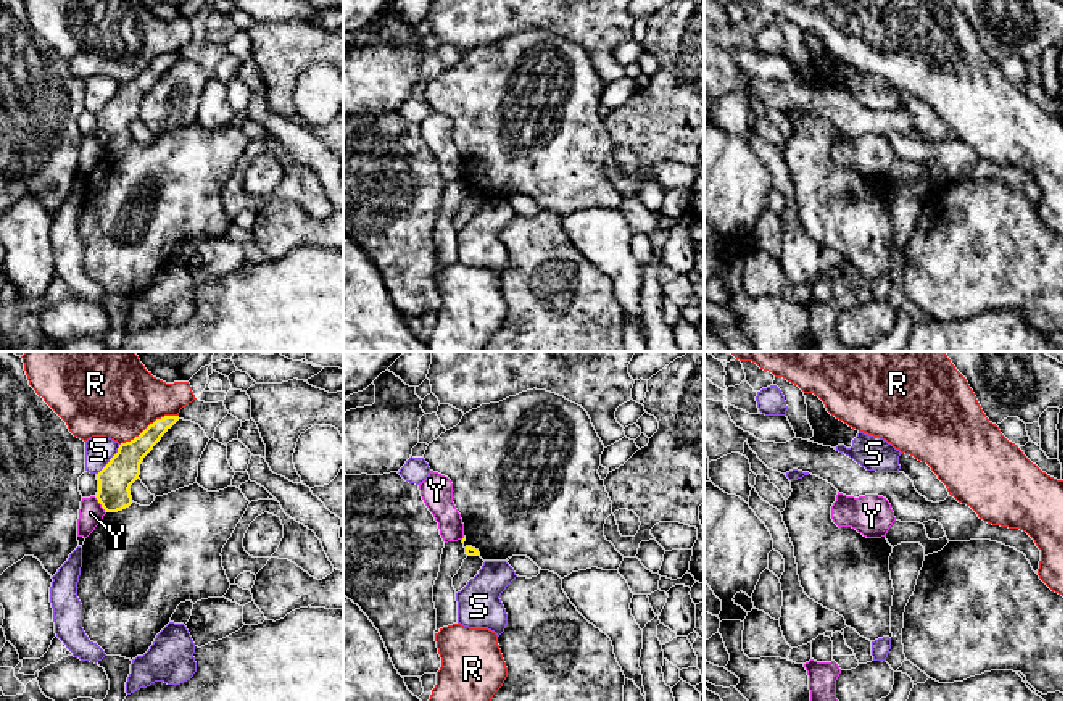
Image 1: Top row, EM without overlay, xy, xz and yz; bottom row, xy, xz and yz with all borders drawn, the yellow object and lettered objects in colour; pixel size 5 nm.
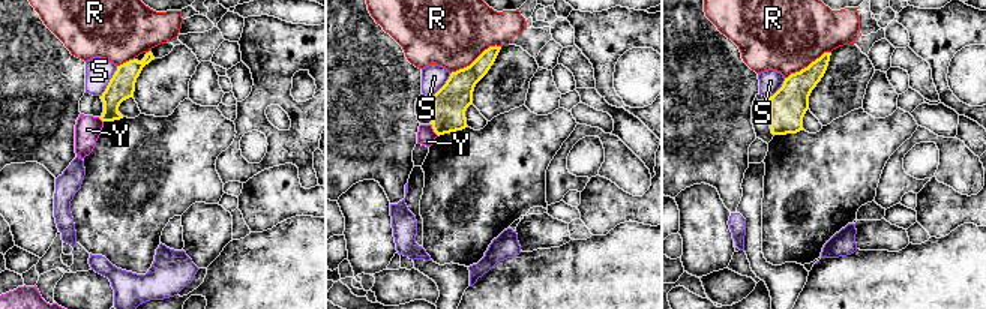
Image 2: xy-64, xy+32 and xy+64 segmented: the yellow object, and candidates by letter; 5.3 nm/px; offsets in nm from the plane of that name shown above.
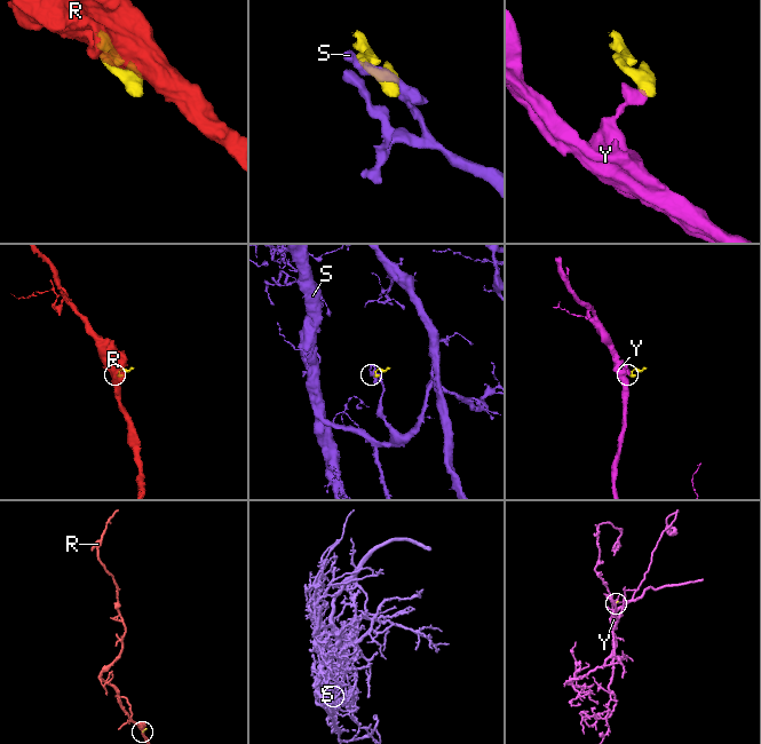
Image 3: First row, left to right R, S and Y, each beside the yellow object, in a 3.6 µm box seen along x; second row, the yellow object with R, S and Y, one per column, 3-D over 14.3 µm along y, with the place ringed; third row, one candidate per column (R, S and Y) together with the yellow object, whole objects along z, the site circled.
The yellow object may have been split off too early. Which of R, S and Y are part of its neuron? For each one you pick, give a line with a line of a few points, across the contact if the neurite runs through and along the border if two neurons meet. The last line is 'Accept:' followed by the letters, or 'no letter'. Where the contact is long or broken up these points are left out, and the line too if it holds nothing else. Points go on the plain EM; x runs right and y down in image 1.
Accept: no letter

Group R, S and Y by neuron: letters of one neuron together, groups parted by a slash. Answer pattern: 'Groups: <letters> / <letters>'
Groups: R / S / Y

